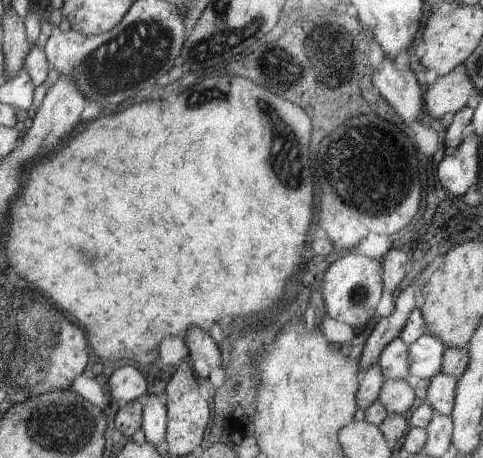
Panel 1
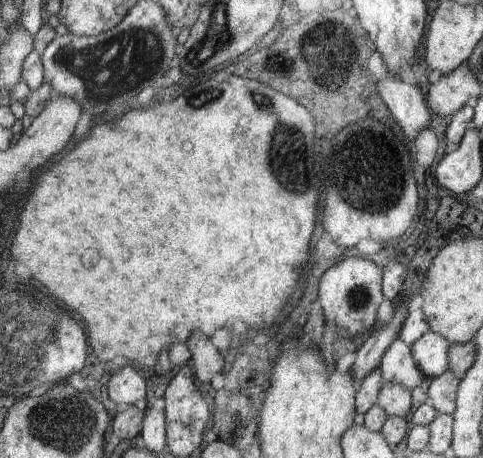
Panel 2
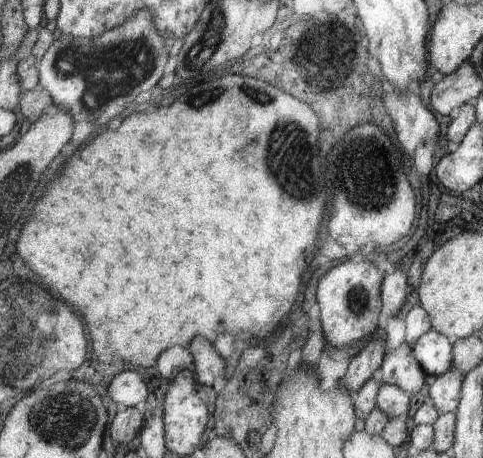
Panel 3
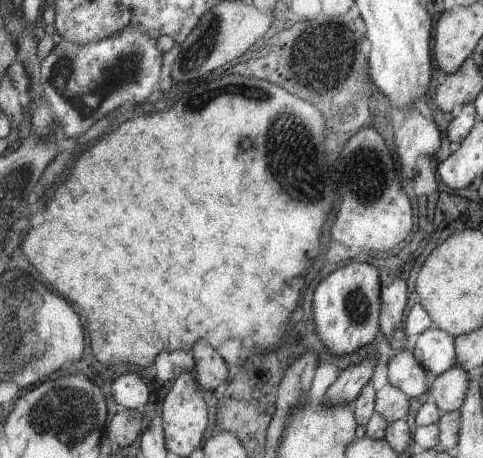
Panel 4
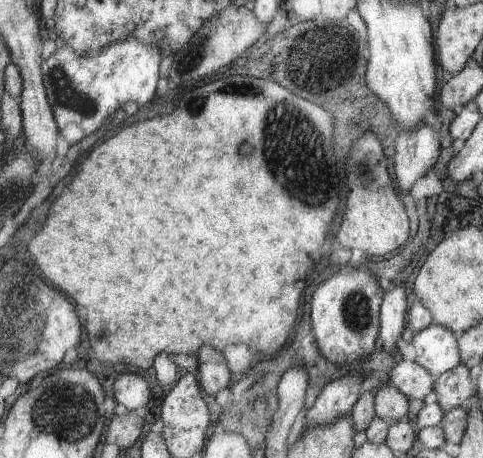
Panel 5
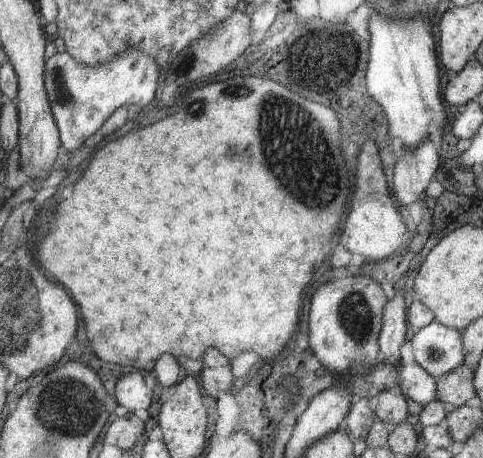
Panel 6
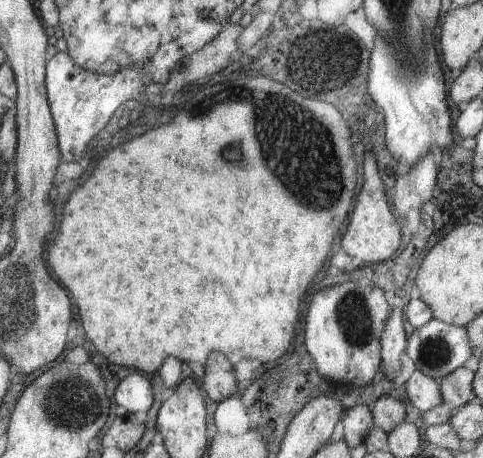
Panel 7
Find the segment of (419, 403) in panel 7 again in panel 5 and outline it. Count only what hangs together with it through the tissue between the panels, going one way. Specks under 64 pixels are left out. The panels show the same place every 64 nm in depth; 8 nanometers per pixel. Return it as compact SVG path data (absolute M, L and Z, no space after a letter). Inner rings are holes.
M403 360L391 370L391 382L409 398L423 400L431 392L435 392L435 376L421 364Z

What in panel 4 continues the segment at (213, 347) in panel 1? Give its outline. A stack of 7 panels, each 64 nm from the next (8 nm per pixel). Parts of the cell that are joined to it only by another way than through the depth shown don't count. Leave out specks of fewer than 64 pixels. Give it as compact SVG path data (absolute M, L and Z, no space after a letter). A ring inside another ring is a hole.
M197 342L193 354L197 360L197 382L205 390L213 392L219 384L229 378L229 364L225 364L221 354L209 342Z

